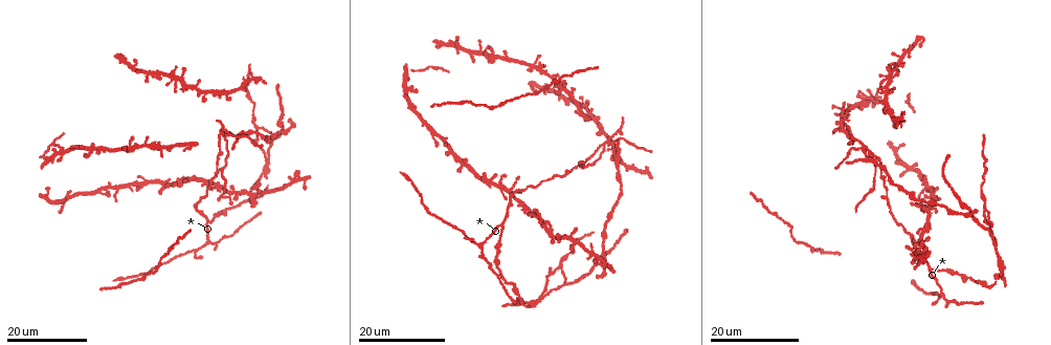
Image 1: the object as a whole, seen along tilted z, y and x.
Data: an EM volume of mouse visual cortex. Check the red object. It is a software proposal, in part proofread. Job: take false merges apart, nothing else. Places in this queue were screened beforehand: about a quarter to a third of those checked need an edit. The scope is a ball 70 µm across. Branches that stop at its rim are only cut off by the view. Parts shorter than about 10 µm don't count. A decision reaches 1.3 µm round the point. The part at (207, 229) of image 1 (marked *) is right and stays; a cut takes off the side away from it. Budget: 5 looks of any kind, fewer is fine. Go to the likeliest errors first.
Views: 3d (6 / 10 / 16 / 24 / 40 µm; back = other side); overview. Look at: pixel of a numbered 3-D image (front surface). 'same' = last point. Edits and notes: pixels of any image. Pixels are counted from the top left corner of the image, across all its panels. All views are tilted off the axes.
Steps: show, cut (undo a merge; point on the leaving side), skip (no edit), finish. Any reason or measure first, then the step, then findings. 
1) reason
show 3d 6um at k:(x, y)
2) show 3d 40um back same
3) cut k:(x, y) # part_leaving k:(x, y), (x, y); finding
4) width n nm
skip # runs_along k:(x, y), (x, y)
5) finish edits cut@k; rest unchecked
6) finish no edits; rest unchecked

three-way junction
show 3d 16um at 1:(606, 143)

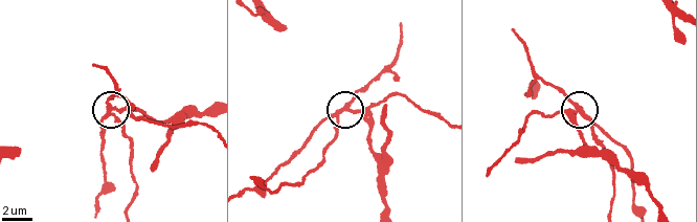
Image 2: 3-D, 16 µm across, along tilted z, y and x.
show 3d 10um at 2:(346, 109)

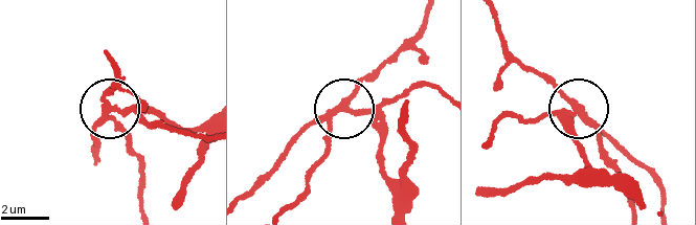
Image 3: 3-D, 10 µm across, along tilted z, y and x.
cut 3:(372, 112) # part_leaving 3:(341, 112), (362, 115), (377, 130), (394, 208); a second neuron is stuck on

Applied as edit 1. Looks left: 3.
a fork
show 3d 24um at 1:(479, 247)

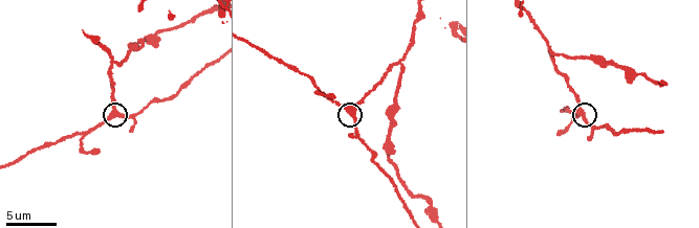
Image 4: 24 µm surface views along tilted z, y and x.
show 3d 6um at 4:(347, 108)

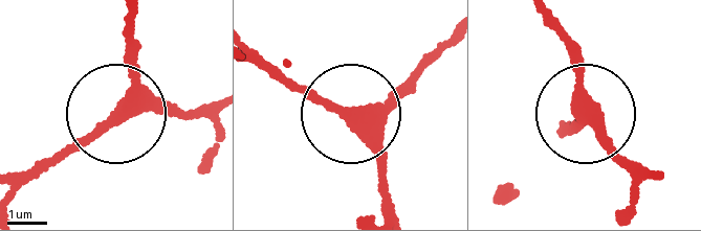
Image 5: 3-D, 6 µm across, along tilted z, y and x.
width 330 nm
skip # runs_along 5:(129, 18), (133, 93), (121, 113), (203, 110); continuous, no second neuron

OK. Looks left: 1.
finish edits cut@3; rest unchecked

